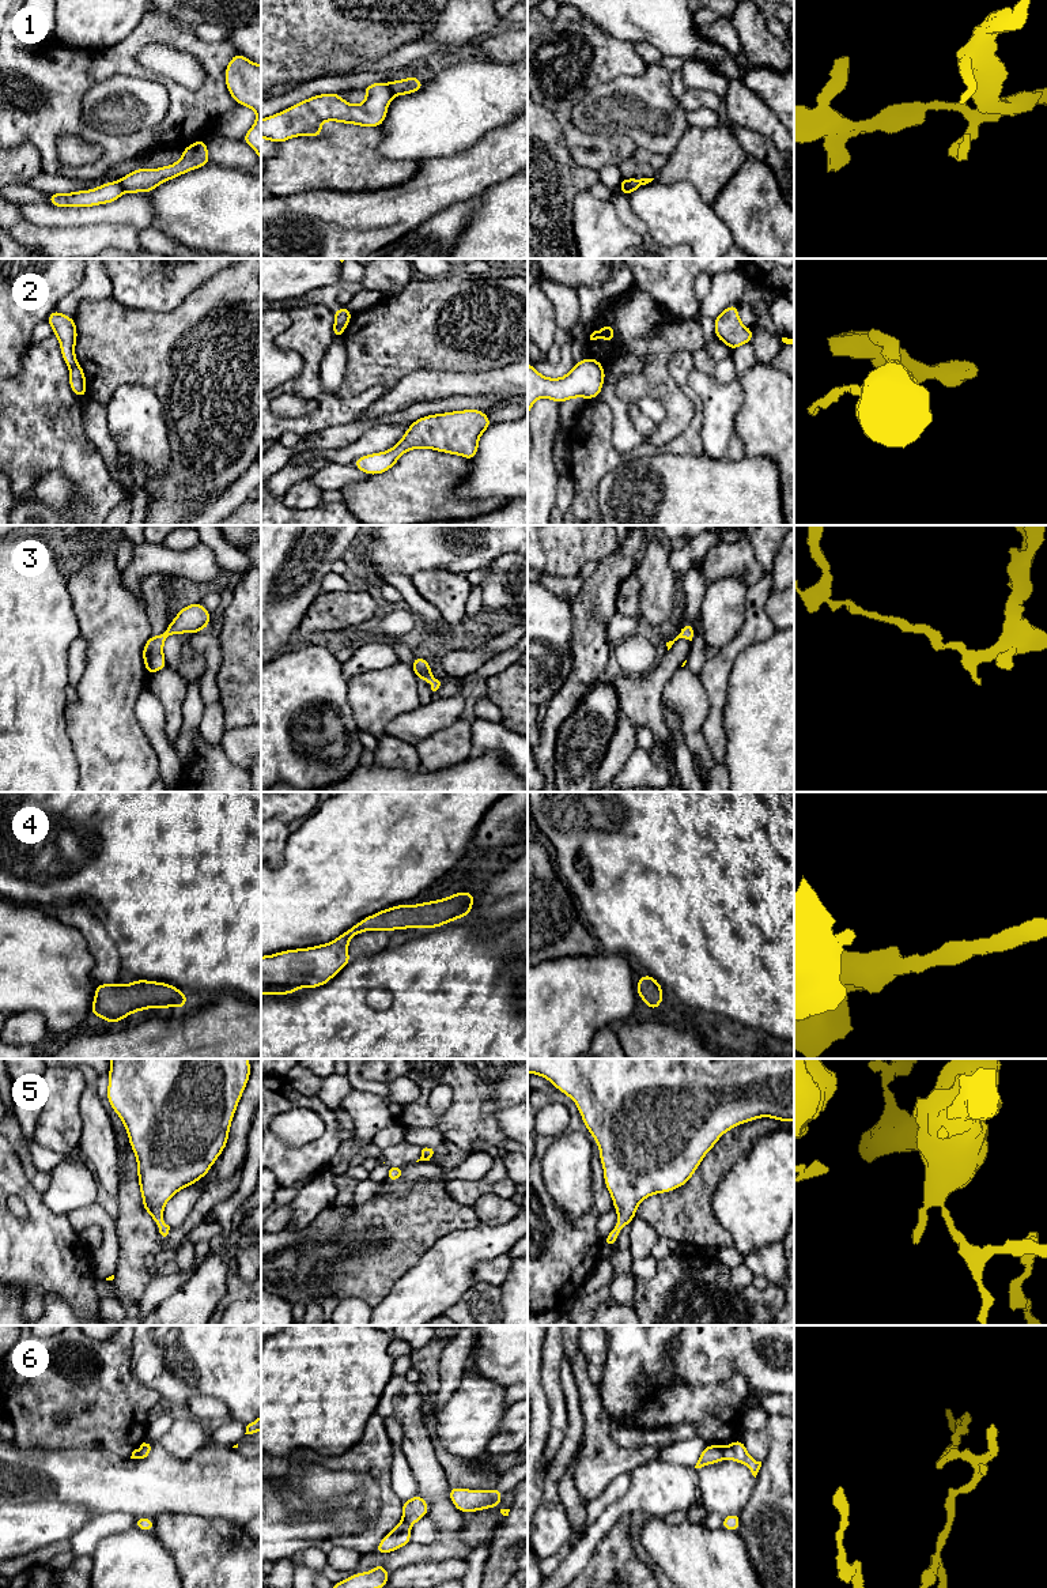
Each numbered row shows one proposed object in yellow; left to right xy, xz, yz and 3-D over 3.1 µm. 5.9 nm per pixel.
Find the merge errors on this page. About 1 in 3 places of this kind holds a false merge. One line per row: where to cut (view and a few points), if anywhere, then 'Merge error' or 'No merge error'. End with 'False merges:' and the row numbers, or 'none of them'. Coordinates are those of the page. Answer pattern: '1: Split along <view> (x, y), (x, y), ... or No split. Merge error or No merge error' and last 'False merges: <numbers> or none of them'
1: Split along xy (118, 180), (125, 191). Merge error
2: Split along xz (335, 323), (343, 329). Merge error
3: No split. No merge error
4: No split. No merge error
5: No split. No merge error
6: Split along yz (725, 1448), (724, 1458). Merge error
False merges: 1, 2, 6

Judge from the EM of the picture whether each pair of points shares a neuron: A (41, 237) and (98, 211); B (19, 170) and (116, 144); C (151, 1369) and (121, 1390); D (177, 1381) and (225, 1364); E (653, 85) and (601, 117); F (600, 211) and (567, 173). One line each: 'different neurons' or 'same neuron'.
A: different neurons
B: different neurons
C: different neurons
D: same neuron
E: same neuron
F: different neurons

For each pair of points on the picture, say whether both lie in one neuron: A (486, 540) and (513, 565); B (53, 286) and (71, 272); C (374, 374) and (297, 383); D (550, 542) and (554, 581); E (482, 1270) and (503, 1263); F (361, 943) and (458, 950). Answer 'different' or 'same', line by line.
A: different
B: same
C: different
D: different
E: same
F: different

